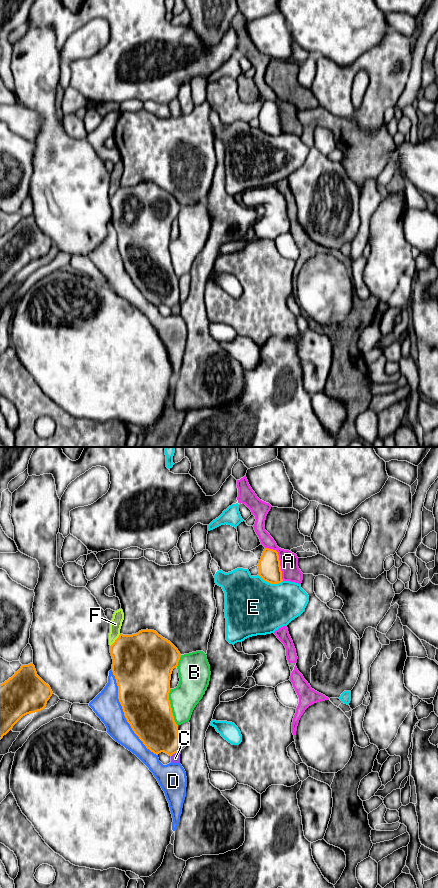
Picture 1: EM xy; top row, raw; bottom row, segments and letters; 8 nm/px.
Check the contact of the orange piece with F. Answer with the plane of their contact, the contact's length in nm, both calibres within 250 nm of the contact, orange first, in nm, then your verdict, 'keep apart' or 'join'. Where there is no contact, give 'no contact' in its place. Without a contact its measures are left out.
contact in xy; length 130 nm; calibres 440 and 100 nm; keep apart

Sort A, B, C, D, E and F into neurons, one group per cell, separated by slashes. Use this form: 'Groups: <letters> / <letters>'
Groups: A / B / C F / D / E

